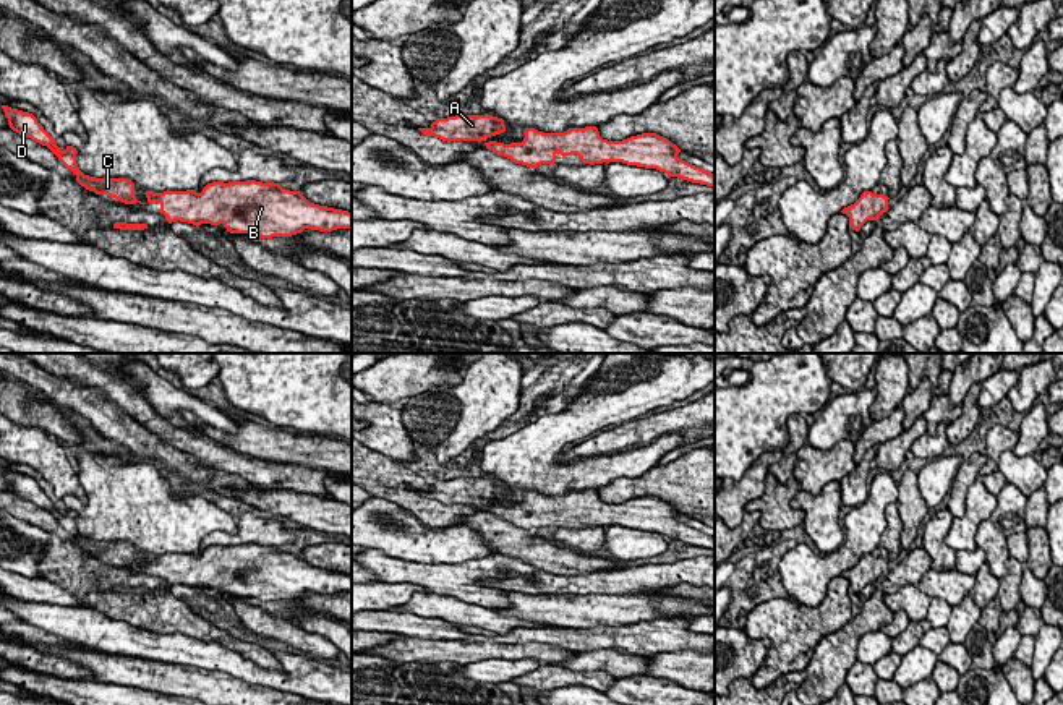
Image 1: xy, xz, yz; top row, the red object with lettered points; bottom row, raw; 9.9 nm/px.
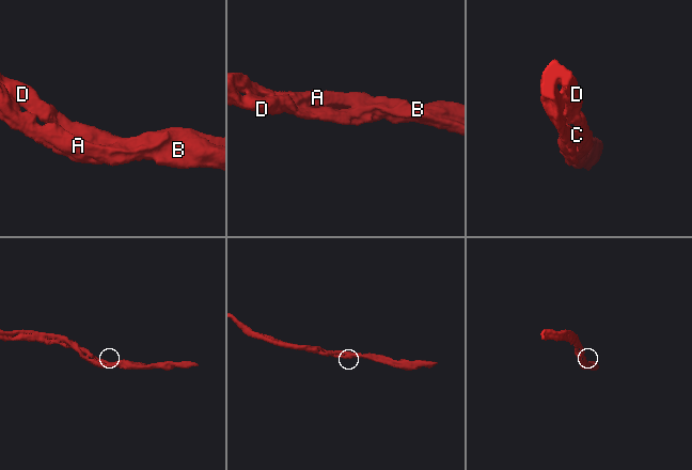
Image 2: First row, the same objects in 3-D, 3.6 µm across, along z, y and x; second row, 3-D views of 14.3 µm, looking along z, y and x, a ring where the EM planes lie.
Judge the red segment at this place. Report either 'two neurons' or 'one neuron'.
one neuron

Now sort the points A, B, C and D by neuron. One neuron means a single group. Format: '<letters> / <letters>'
A B C D

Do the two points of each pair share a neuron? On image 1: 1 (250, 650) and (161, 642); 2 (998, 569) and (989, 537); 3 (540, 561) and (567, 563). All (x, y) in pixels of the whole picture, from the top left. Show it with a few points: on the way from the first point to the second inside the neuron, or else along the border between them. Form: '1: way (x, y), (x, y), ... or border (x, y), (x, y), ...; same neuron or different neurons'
1: border (193, 637), (216, 640), (263, 666); different neurons
2: way (997, 561), (994, 545); same neuron
3: way (546, 561), (561, 561); same neuron

